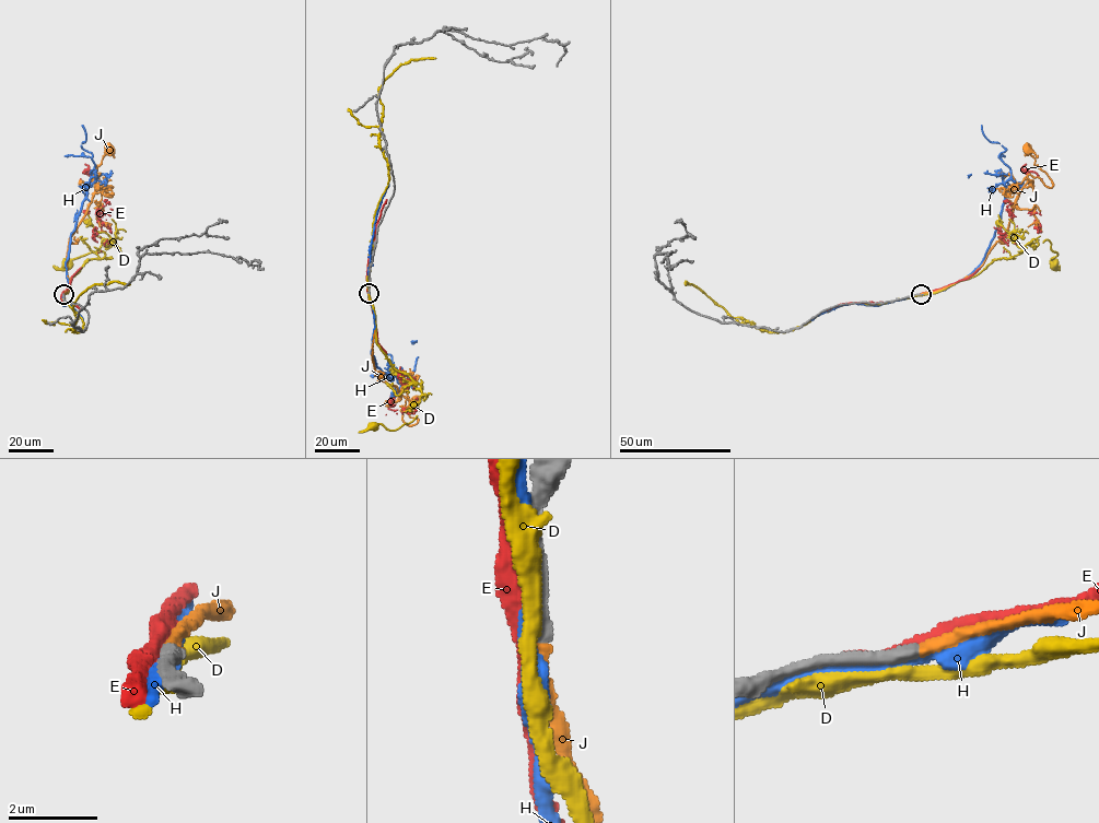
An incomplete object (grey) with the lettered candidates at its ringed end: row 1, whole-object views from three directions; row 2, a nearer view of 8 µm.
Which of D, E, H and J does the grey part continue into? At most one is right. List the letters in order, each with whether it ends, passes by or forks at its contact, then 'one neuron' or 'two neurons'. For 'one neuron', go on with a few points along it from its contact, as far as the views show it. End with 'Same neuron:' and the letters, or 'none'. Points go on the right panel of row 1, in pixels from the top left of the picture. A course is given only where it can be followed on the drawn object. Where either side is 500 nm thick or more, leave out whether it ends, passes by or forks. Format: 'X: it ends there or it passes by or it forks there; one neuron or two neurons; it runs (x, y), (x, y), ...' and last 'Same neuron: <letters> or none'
D: it passes by; two neurons
E: it passes by; two neurons
H: it passes by; two neurons
J: it ends there; one neuron; it runs (921, 294), (943, 290), (982, 266), (1008, 226), (1016, 198), (1030, 184), (1029, 174), (1051, 187), (1027, 150)
Same neuron: J

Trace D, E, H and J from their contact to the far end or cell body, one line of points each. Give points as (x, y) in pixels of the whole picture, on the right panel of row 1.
D: (919, 294), (1018, 255), (1008, 232), (1022, 246), (1048, 239), (1057, 254), (1052, 263)
E: (920, 294), (969, 278), (1007, 240), (1039, 228), (1038, 176), (1024, 171), (1026, 164)
H: (916, 294), (968, 277), (996, 230), (1010, 168), (998, 155), (1006, 150), (981, 125)
J: (921, 294), (943, 290), (982, 266), (1008, 226), (1016, 198), (1030, 184), (1029, 174), (1051, 187), (1027, 150)

